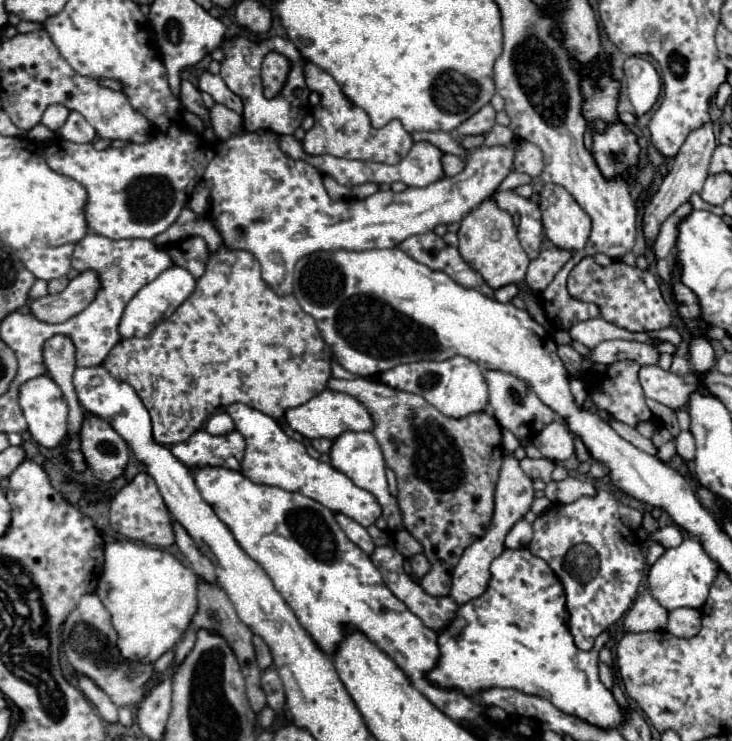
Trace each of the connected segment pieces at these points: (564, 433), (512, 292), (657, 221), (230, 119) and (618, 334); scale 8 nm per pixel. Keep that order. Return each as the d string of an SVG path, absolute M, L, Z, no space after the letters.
M551 422L531 442L543 454L543 458L553 462L563 462L575 454L573 436L563 426L563 422Z
M509 284L509 286L505 286L505 288L499 288L499 290L495 292L495 298L497 298L497 302L507 304L507 302L511 302L515 296L519 296L519 294L521 294L521 286Z
M707 122L703 124L701 128L695 128L689 132L687 140L683 142L679 154L675 156L673 160L673 166L671 166L671 172L669 176L663 180L659 192L651 198L649 206L645 208L645 218L643 218L643 230L645 230L645 238L647 242L651 242L657 232L659 232L659 226L681 206L689 200L689 196L693 192L701 192L703 188L703 182L707 180L707 168L709 168L709 160L711 160L711 154L715 150L715 134L713 134L713 122Z
M215 104L211 108L211 124L213 124L213 130L215 130L215 136L219 140L227 140L229 136L237 134L243 130L241 126L241 116L233 110L229 110L227 106L223 104Z
M601 316L585 320L585 322L577 322L569 328L569 336L581 344L585 344L587 348L595 348L599 342L605 340L613 340L613 338L623 338L623 340L637 340L637 342L647 342L647 344L661 344L659 338L651 338L645 332L641 334L633 334L629 330L617 328L615 324L609 324L607 320L603 320Z

